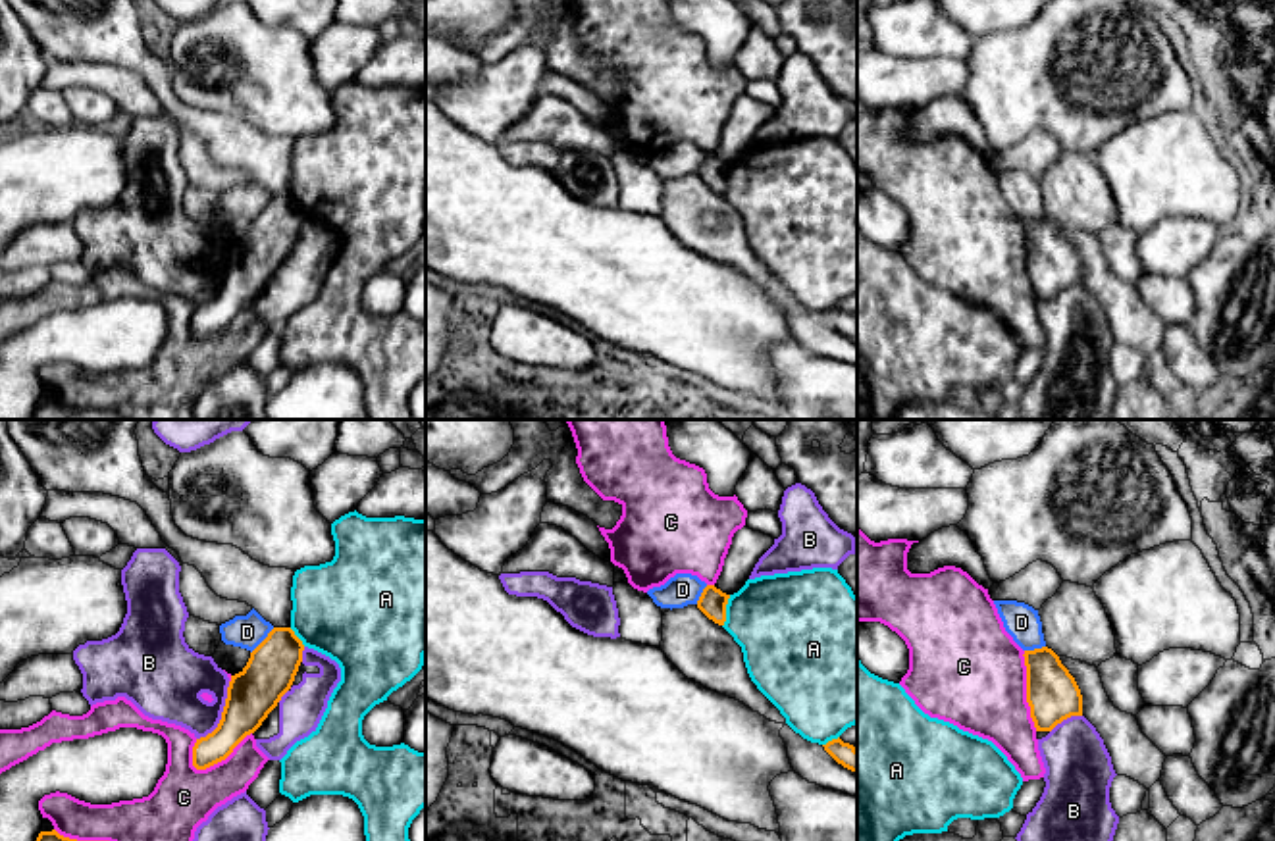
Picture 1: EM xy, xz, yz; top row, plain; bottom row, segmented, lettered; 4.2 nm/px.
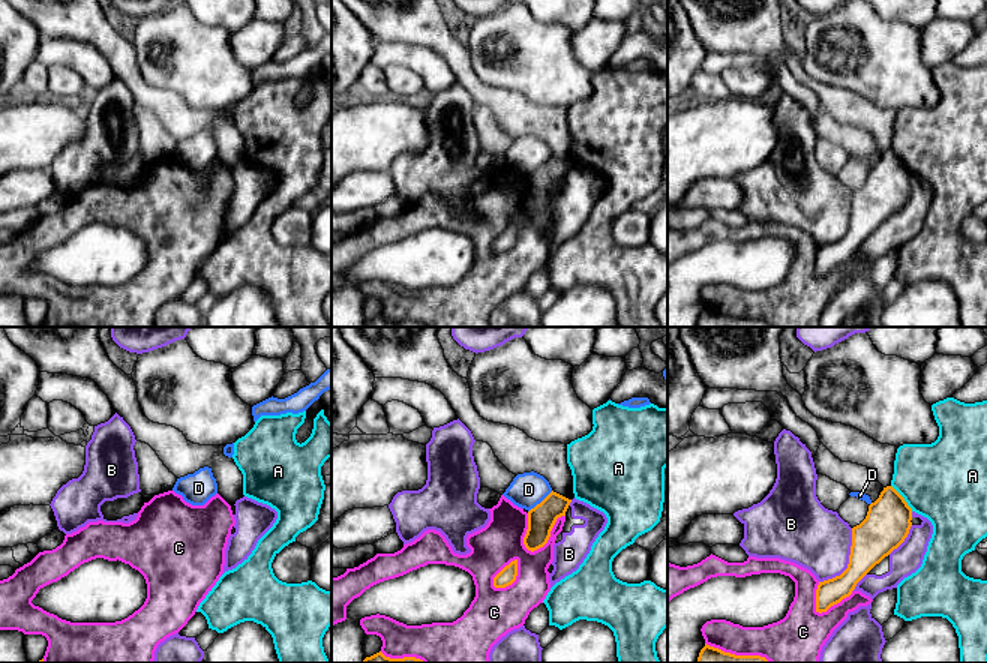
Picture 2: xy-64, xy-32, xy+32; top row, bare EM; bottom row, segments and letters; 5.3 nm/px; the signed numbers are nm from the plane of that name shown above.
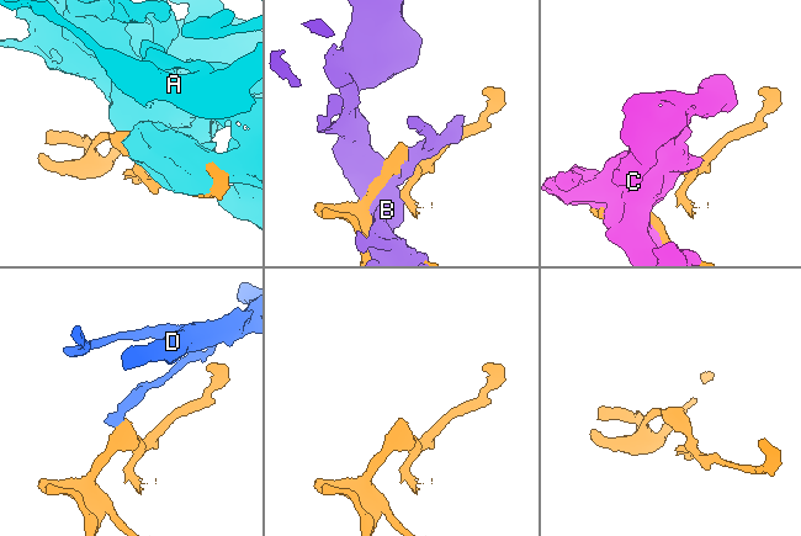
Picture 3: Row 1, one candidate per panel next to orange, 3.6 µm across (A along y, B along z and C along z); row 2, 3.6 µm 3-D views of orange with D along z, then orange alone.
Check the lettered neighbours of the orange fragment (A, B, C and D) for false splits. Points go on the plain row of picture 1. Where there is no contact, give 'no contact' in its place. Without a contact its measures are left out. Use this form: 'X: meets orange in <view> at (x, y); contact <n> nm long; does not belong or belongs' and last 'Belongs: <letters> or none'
A: meets orange in xz at (725, 179); contact 140 nm long; does not belong
B: meets orange in xy at (222, 283); contact 280 nm long; does not belong
C: meets orange in xy at (220, 330); contact 300 nm long; does not belong
D: meets orange in xy at (262, 210); contact 150 nm long; does not belong
Belongs: none

